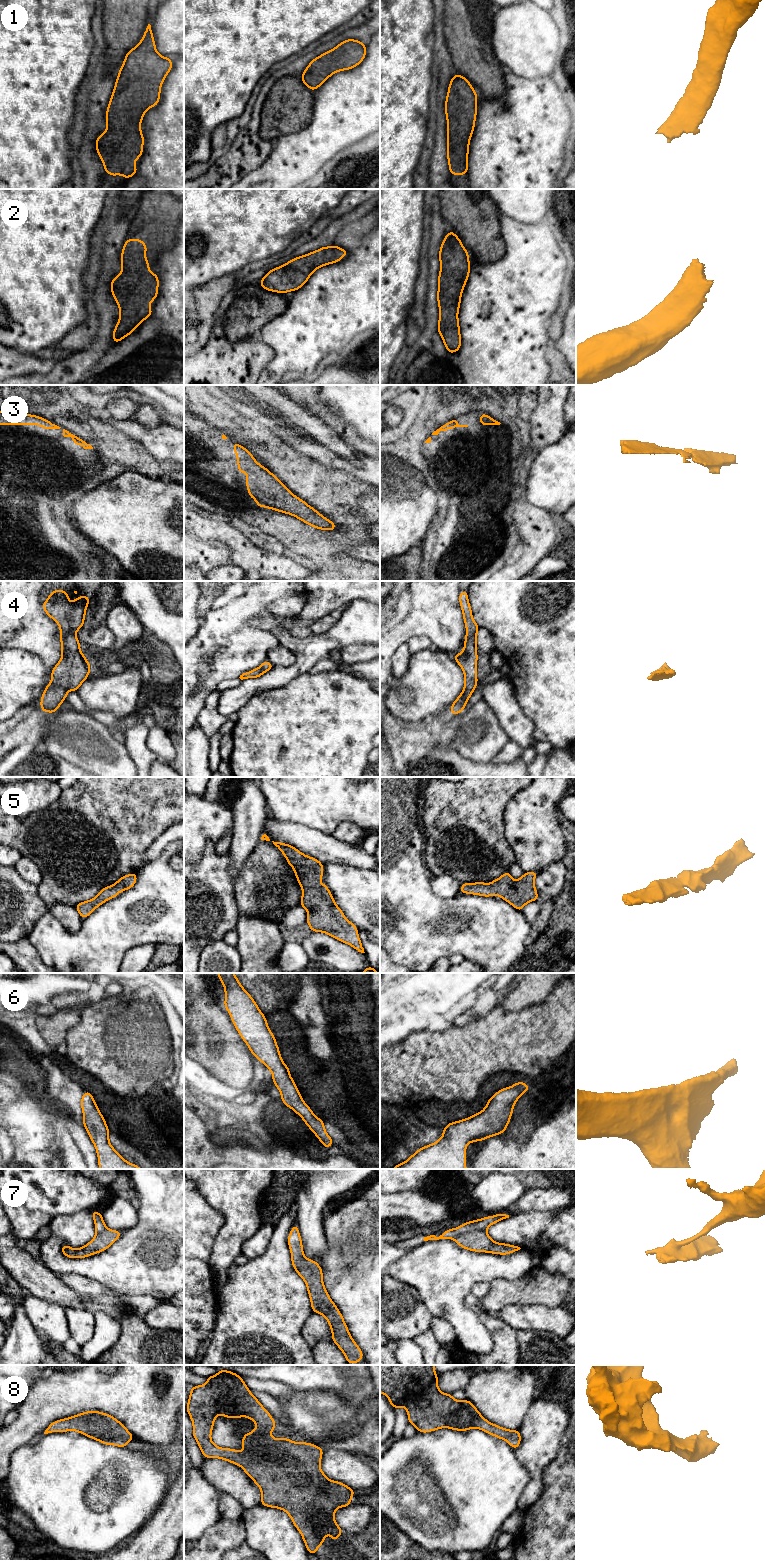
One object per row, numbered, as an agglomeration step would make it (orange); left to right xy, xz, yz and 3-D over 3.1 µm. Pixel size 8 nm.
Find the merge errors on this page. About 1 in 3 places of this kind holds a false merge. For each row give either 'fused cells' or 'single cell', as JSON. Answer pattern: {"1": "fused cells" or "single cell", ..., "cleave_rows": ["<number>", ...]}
{"1": "single cell", "2": "single cell", "3": "single cell", "4": "single cell", "5": "single cell", "6": "single cell", "7": "fused cells", "8": "single cell", "cleave_rows": ["7"]}

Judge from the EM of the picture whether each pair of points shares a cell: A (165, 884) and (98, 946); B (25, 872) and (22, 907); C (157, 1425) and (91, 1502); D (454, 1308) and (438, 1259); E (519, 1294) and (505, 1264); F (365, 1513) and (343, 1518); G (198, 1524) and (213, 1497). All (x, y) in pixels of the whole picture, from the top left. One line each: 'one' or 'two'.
A: one
B: two
C: two
D: one
E: two
F: one
G: one

